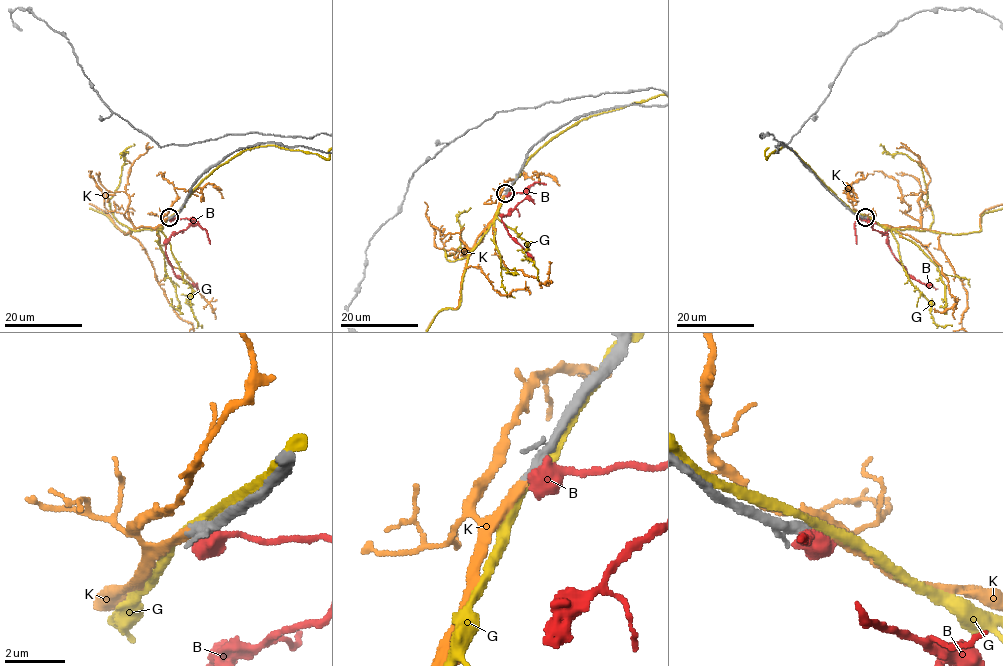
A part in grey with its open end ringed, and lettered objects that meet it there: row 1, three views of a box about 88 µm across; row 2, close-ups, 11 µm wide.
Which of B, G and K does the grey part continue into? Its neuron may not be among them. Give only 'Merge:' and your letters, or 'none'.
Merge: K

